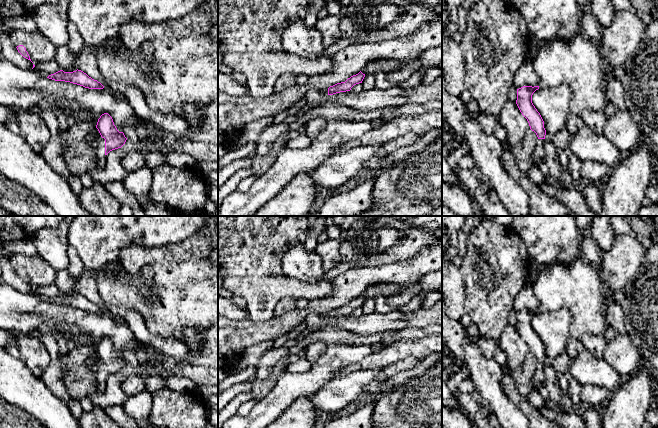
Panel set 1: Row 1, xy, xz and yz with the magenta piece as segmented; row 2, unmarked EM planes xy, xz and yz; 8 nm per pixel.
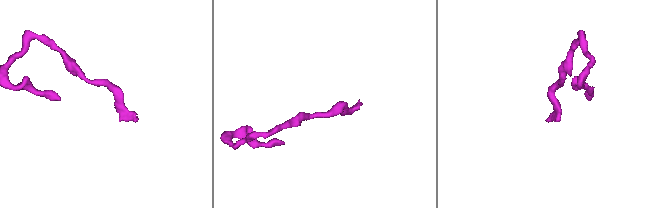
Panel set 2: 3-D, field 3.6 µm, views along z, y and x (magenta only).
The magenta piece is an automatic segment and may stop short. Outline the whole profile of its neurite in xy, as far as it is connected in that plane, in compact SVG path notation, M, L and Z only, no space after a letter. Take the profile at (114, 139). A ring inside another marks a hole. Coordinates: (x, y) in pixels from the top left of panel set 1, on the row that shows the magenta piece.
M104 113L98 119L96 128L98 129L102 139L92 142L92 147L96 154L96 168L104 169L106 155L115 149L121 148L127 138L123 132L119 132L114 125L112 117L108 113Z

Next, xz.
M364 67L358 74L351 76L345 82L337 83L326 90L321 90L321 92L327 95L333 95L340 92L350 91L354 85L362 83L365 73L366 68Z

